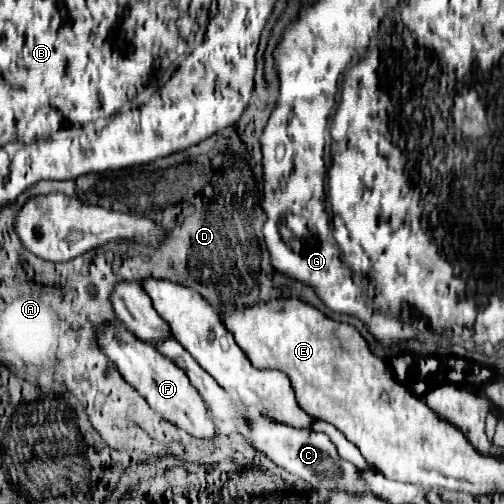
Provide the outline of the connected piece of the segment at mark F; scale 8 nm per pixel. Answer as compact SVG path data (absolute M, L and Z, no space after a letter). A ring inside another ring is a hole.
M116 322L116 326L100 326L96 342L100 342L100 350L104 350L104 356L110 358L114 366L118 366L120 376L132 388L136 388L142 398L146 398L154 412L168 418L194 438L212 438L216 434L216 424L212 418L208 418L206 406L196 388L190 384L184 370L180 370L172 360L156 352L154 346L148 346L148 342L140 342L140 338L136 338L130 330L124 330L122 322Z

